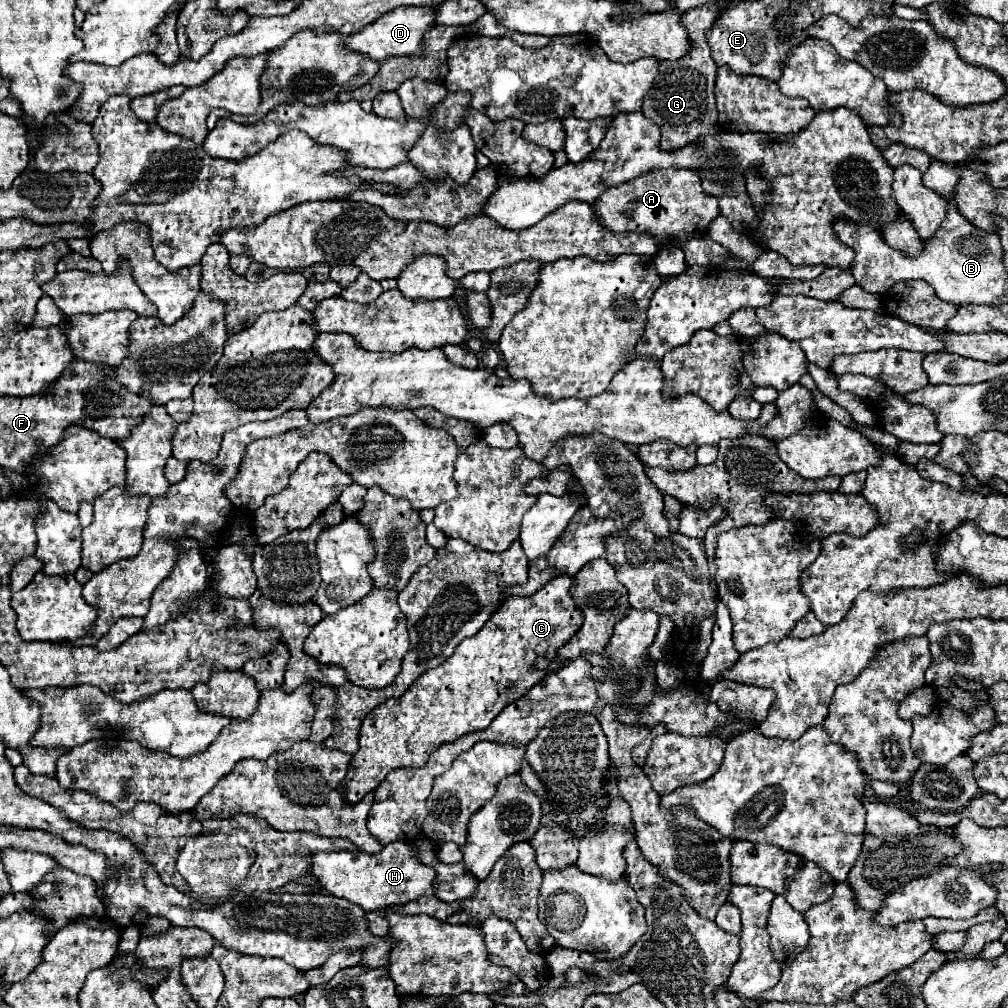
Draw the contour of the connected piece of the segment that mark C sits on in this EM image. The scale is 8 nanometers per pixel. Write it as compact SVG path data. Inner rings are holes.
M557 576L549 584L545 584L539 592L527 598L511 596L507 598L501 608L485 622L485 626L471 638L465 638L463 644L455 648L455 654L449 656L443 664L433 670L423 672L401 698L391 698L383 702L379 708L371 710L371 716L363 720L363 736L359 736L359 752L353 754L349 772L343 778L343 800L353 804L363 800L365 794L373 792L395 768L421 768L427 764L429 754L435 752L439 746L455 742L457 738L487 728L493 718L519 696L523 696L533 684L547 676L547 672L537 670L533 662L539 656L547 656L549 660L557 658L557 650L571 640L575 630L579 630L583 616L575 606L569 586L575 584L571 576Z

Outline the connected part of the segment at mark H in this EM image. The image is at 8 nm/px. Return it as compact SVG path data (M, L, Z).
M407 842L387 844L379 854L367 856L363 852L317 852L311 856L309 874L331 894L337 898L345 898L351 904L361 906L365 912L383 910L385 906L399 906L419 896L435 894L435 870L421 864L417 860L415 846Z

